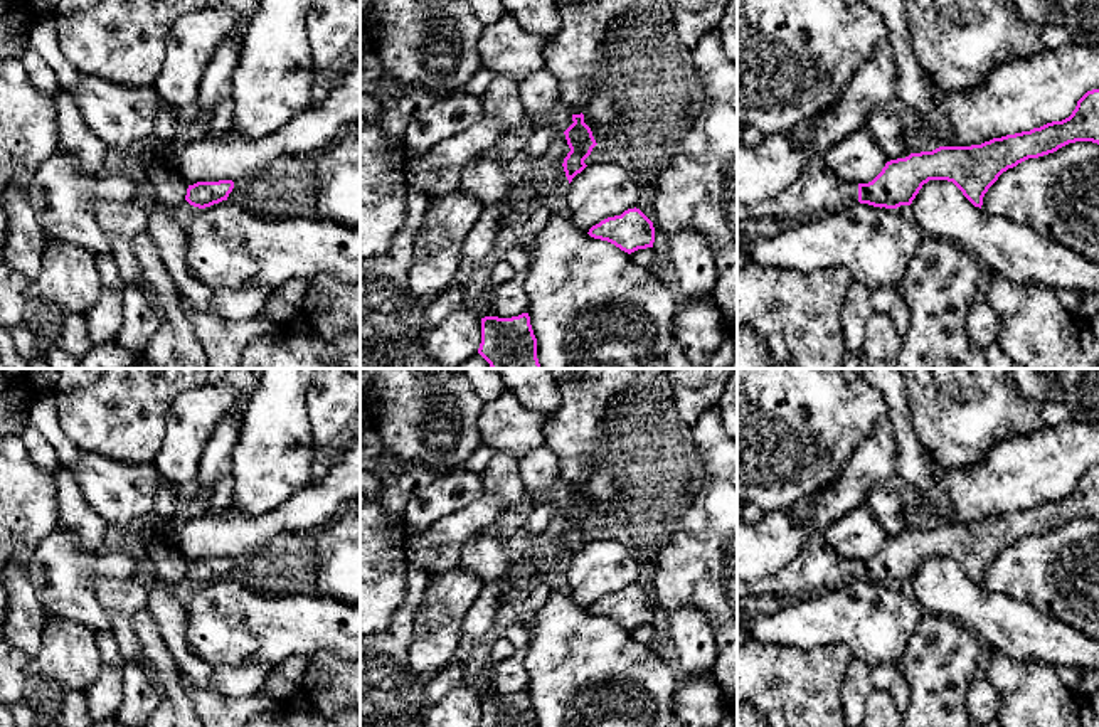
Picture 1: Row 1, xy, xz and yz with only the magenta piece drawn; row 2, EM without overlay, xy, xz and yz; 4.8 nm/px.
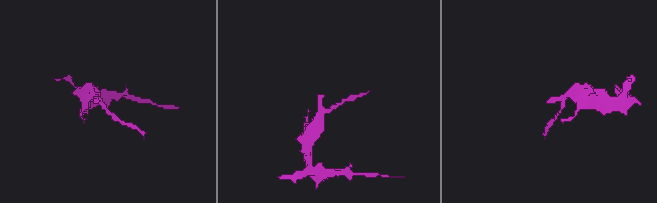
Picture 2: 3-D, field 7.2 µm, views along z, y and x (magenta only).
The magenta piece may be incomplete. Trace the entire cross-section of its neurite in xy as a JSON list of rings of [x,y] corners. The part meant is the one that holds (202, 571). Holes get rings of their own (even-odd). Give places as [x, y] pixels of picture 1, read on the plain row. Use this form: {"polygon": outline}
{"polygon": [[[232,557],[197,559],[194,562],[188,562],[185,577],[194,584],[205,586],[227,577],[232,565]]]}

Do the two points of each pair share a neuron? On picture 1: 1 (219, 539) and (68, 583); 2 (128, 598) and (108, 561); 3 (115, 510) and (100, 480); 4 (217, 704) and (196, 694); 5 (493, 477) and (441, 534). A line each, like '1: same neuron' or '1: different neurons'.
1: different neurons
2: different neurons
3: same neuron
4: same neuron
5: same neuron

